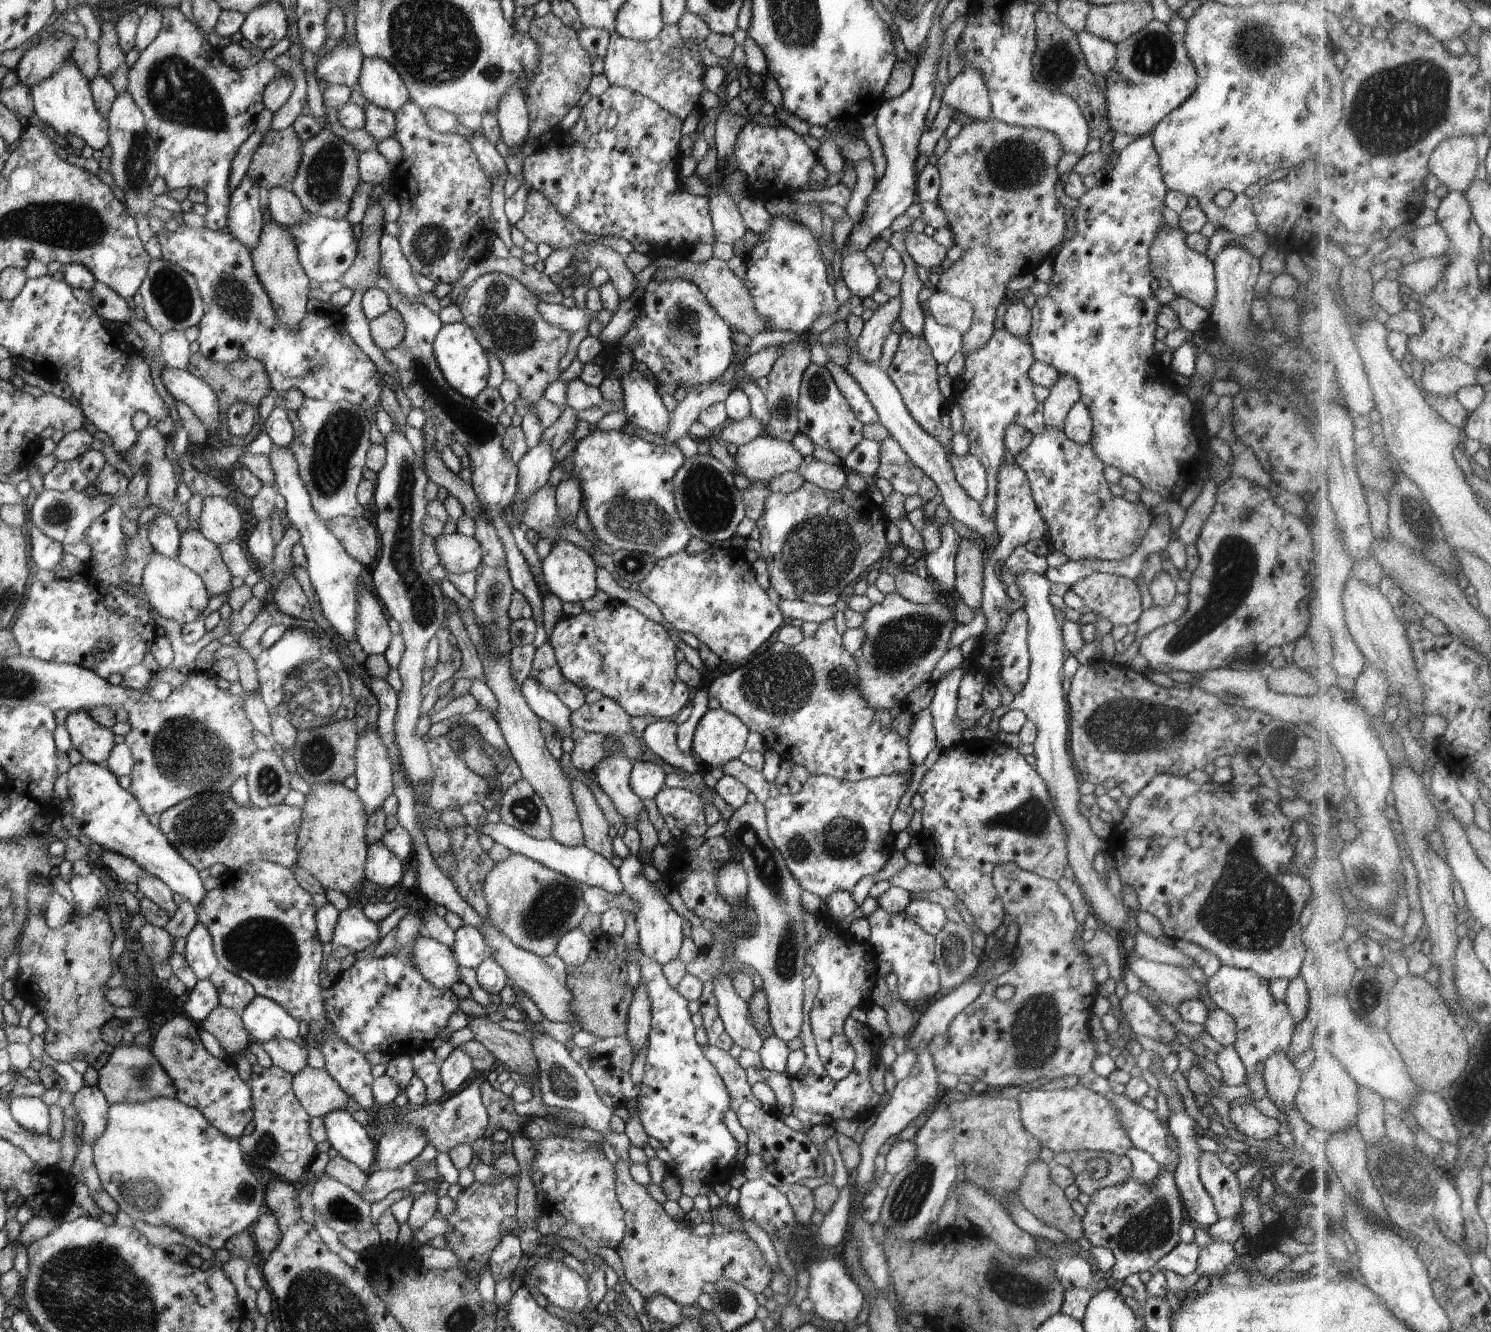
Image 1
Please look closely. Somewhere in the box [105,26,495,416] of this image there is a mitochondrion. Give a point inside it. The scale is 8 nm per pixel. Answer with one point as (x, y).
(176, 92)

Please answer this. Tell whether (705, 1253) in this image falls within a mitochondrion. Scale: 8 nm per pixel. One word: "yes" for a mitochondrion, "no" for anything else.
no

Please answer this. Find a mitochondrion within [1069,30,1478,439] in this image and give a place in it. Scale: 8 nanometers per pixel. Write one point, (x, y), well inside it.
(1394, 109)

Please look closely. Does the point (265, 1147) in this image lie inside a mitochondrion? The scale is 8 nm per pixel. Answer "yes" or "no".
yes

